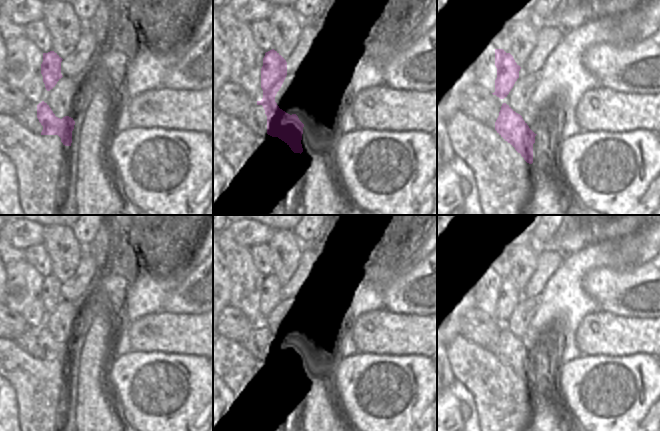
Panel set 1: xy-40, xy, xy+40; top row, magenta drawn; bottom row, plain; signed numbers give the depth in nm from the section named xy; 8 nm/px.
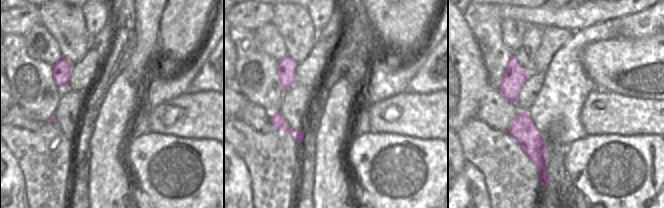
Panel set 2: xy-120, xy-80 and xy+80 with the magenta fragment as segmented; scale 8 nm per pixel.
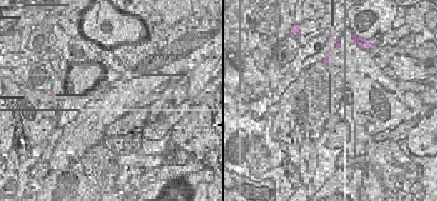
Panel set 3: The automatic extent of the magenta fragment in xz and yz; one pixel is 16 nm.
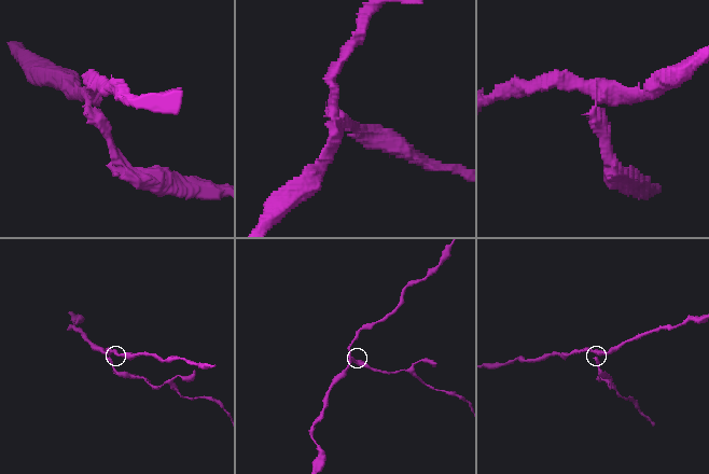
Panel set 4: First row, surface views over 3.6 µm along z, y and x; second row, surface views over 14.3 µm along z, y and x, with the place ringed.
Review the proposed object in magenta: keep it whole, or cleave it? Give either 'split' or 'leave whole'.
split

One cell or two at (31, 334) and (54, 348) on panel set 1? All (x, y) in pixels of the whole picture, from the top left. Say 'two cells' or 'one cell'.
one cell

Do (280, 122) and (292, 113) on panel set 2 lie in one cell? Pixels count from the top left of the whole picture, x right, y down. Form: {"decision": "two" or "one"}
{"decision": "two"}

